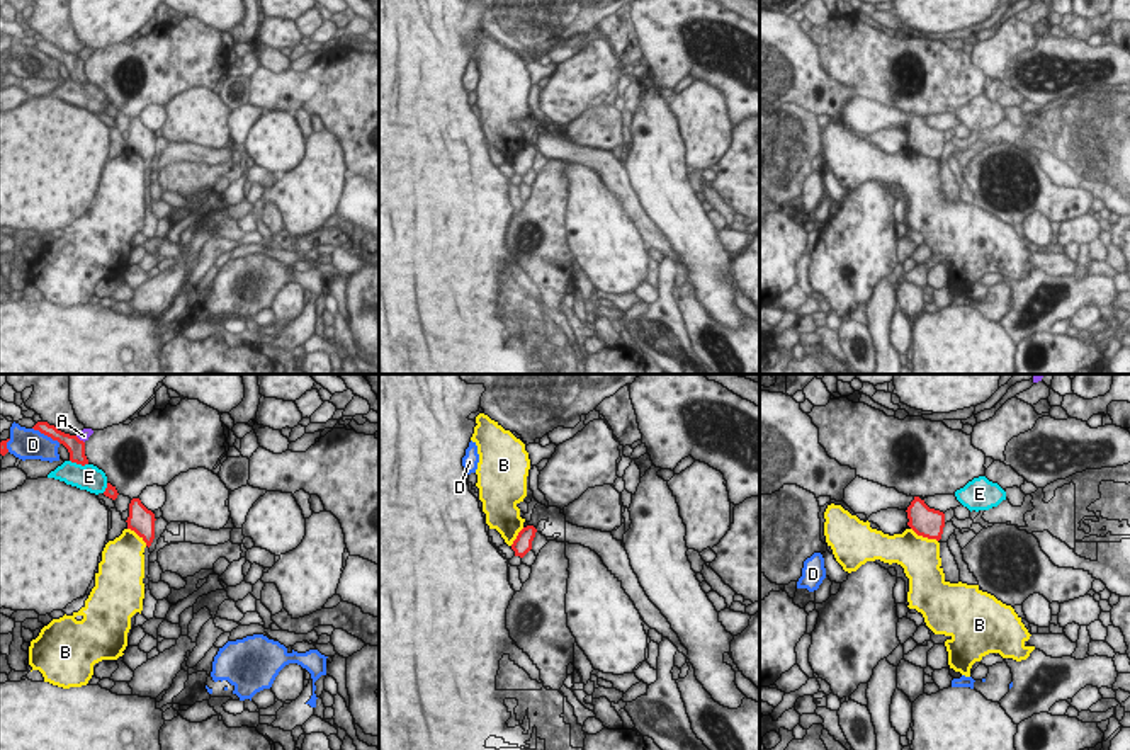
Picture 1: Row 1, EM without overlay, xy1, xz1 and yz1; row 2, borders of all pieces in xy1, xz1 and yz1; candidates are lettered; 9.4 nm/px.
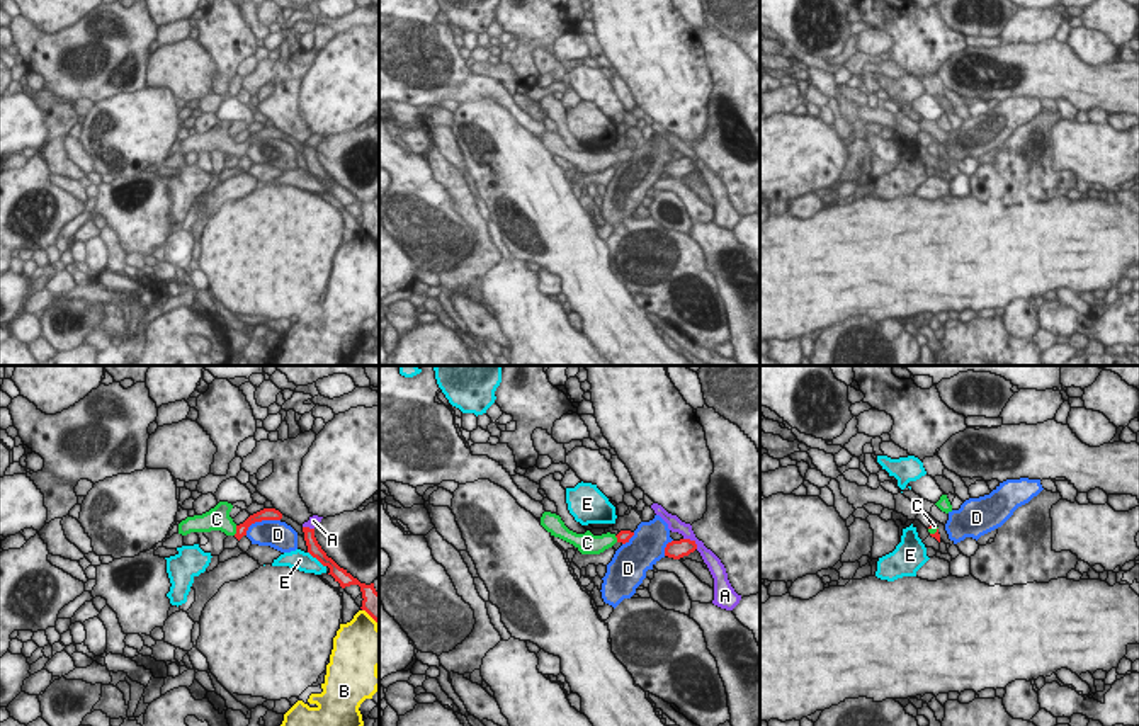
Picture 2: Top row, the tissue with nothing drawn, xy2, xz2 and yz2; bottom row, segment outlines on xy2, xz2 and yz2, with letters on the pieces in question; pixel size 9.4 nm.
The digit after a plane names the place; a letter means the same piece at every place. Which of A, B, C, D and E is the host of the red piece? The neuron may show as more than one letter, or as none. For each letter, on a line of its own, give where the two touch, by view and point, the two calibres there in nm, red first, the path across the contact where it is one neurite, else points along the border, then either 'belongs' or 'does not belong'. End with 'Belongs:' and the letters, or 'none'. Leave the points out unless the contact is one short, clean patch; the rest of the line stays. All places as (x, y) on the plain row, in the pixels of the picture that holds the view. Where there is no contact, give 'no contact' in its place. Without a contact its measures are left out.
A: meets red in xz2 at (692, 160); 170 nm thick on the red side, 140 nm on the other; border along xz2 (684, 157), (689, 157), (697, 167); does not belong
B: meets red in yz1 at (925, 155); 280 nm thick on the red side, 380 nm on the other; border along yz1 (911, 147), (918, 153), (937, 160); does not belong
C: meets red in xy2 at (237, 150); 100 nm thick on the red side, 220 nm on the other; runs through xy2 (242, 148), (237, 150), (216, 138); belongs
D: meets red in xy2 at (260, 140); 130 nm thick on the red side, 260 nm on the other; does not belong
E: meets red in xy1 at (79, 82); 160 nm thick on the red side, 240 nm on the other; does not belong
Belongs: C

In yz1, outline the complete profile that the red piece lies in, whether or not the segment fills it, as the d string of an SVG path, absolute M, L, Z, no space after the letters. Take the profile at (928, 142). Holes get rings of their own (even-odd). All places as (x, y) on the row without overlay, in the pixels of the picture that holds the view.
M914 116L911 124L907 126L907 145L923 156L928 158L941 158L945 146L945 133L935 128L929 128L924 119Z

